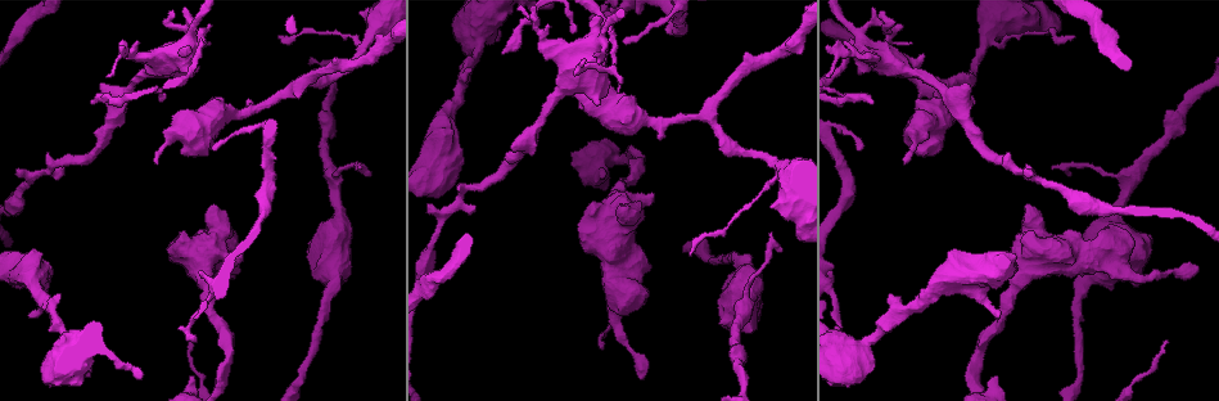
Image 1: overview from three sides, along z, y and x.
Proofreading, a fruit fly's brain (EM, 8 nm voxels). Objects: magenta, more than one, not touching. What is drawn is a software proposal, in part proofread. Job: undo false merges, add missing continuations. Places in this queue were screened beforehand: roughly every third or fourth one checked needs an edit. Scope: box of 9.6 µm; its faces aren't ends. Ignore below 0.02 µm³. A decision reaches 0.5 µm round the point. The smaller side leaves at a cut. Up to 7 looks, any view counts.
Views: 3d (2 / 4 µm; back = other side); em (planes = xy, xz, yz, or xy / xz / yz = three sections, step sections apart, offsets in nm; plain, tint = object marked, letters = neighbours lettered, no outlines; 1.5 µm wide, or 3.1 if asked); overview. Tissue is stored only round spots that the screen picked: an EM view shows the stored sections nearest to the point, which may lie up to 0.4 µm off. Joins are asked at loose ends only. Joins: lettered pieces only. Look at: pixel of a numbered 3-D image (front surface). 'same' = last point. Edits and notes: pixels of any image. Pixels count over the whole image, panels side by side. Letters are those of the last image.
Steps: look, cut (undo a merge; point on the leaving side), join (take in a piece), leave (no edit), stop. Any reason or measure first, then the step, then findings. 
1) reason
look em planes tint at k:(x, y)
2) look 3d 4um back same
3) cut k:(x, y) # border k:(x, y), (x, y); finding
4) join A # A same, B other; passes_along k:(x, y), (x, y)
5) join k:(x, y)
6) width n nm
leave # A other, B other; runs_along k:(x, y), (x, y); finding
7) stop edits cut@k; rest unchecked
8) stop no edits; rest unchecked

an open end
look 3d 2um at 1:(997, 317)

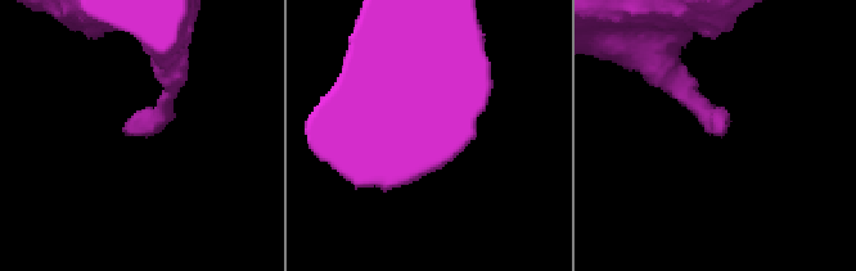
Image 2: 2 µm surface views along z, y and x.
look em xz step 8 letters at 2:(122, 129)

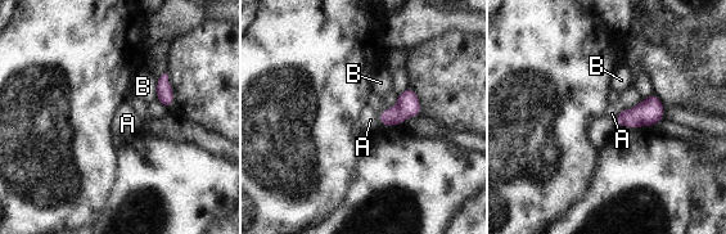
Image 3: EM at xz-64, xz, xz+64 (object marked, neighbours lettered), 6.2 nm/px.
look em planes letters same

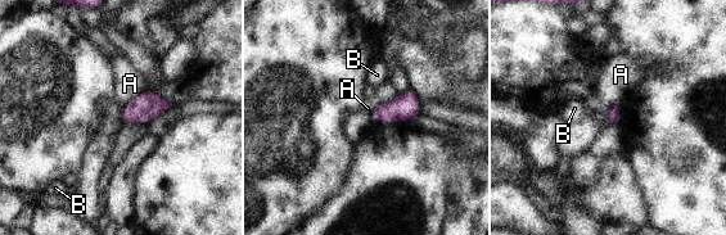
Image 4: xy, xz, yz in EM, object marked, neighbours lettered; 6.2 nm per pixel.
leave # A other, B other; border 4:(143, 90), (122, 108); none of them fits

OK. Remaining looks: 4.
calibre changes
look em xz step 4 tint at 1:(772, 163)

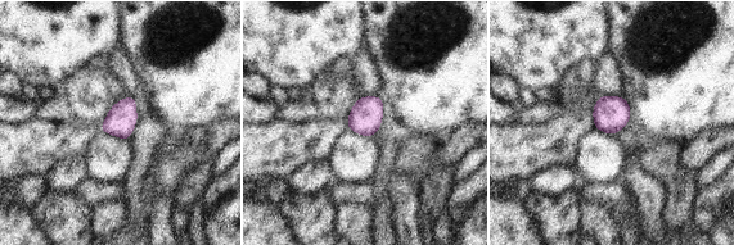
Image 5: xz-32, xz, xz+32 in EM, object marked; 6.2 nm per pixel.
look em xy step 4 letters same

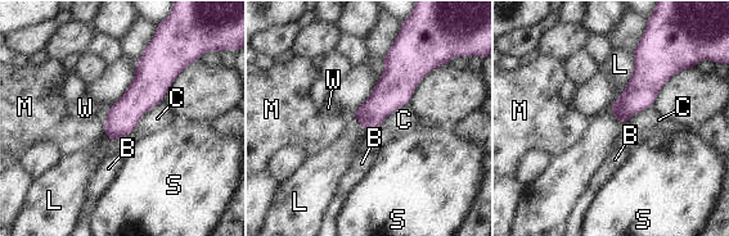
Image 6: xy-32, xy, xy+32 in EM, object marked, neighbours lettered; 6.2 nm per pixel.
leave # B other, C other, L other, M other, S other, W other; border 6:(631, 53), (633, 73), (612, 103); continuous, no second cell

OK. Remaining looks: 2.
narrows sharply
look em planes tint at 1:(1172, 272)

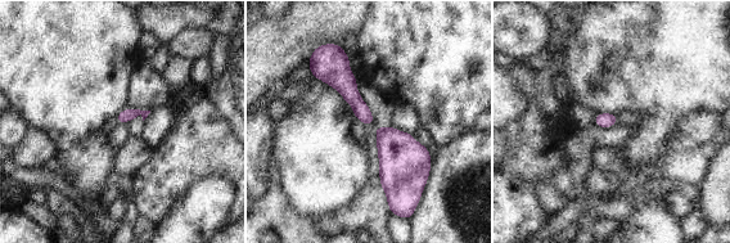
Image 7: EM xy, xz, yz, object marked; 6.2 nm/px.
look em planes letters same

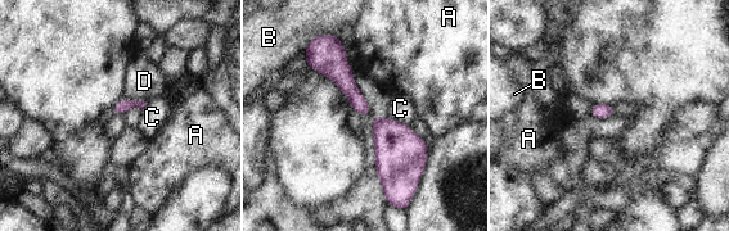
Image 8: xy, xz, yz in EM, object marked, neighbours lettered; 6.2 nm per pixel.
leave # A other, B other, C other, D other; border 8:(124, 98), (145, 102); all the same cell

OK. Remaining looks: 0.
stop no edits; rest unchecked

